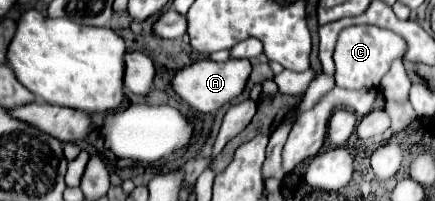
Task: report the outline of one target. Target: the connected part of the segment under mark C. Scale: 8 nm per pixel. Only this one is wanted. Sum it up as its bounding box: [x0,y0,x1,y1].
[333,26,407,90]

